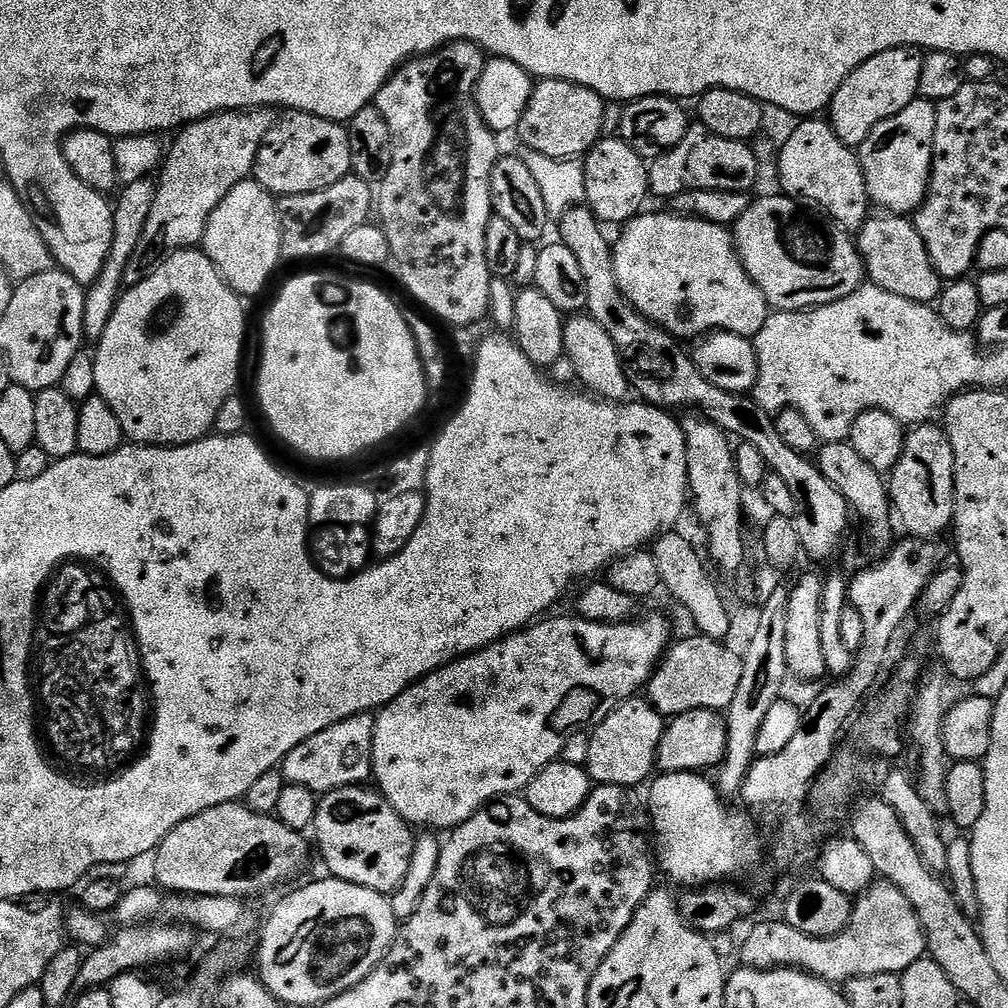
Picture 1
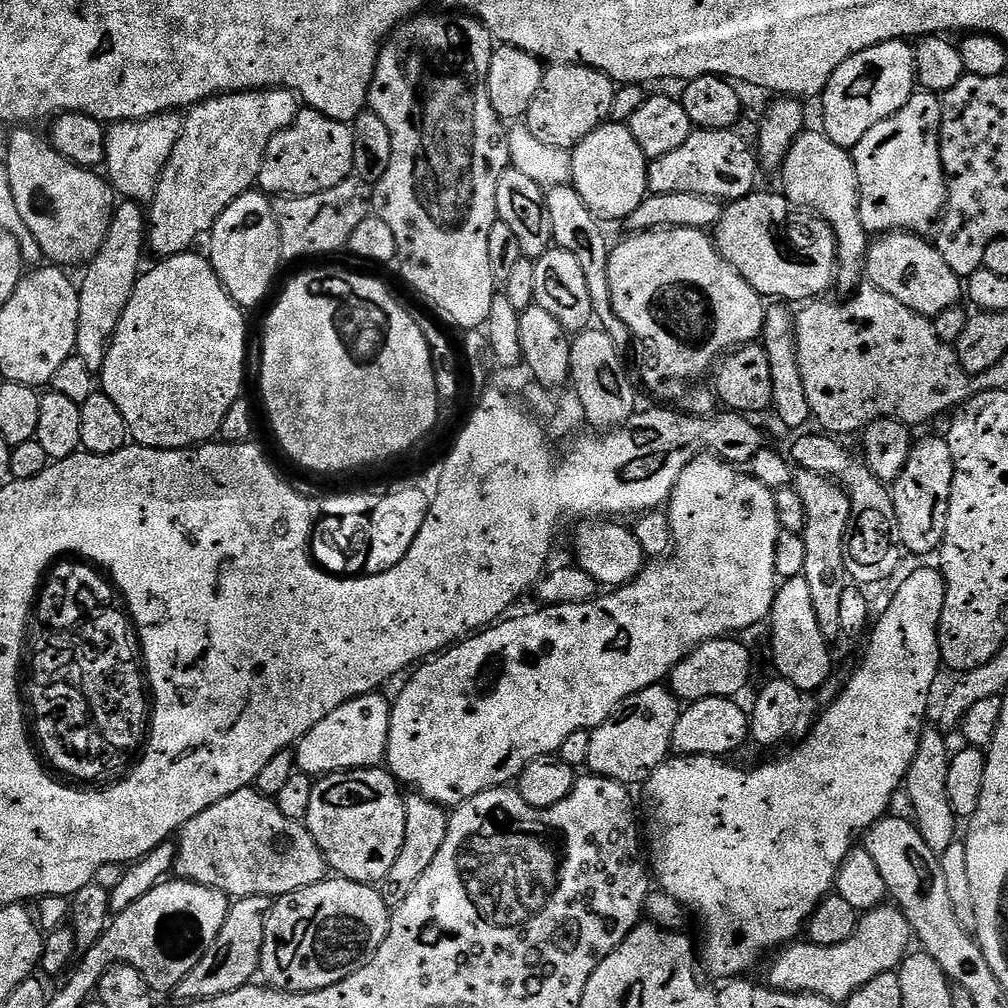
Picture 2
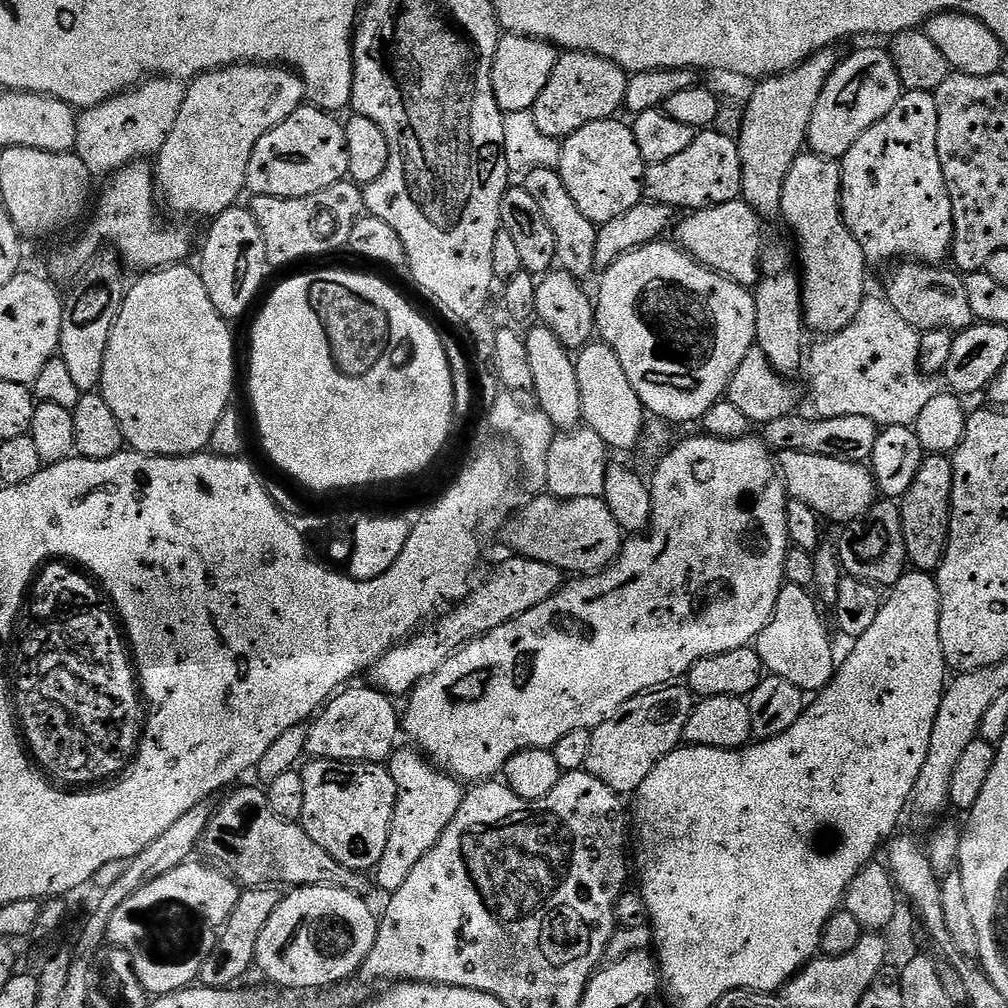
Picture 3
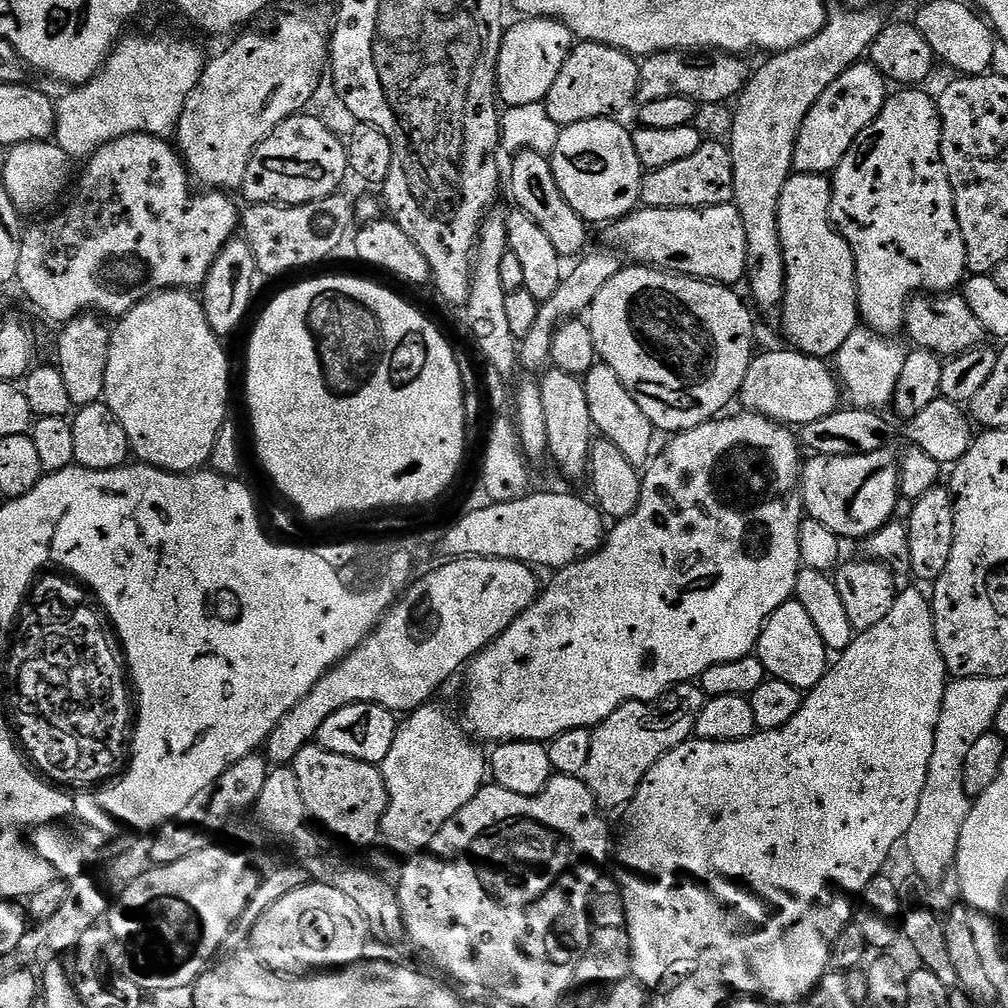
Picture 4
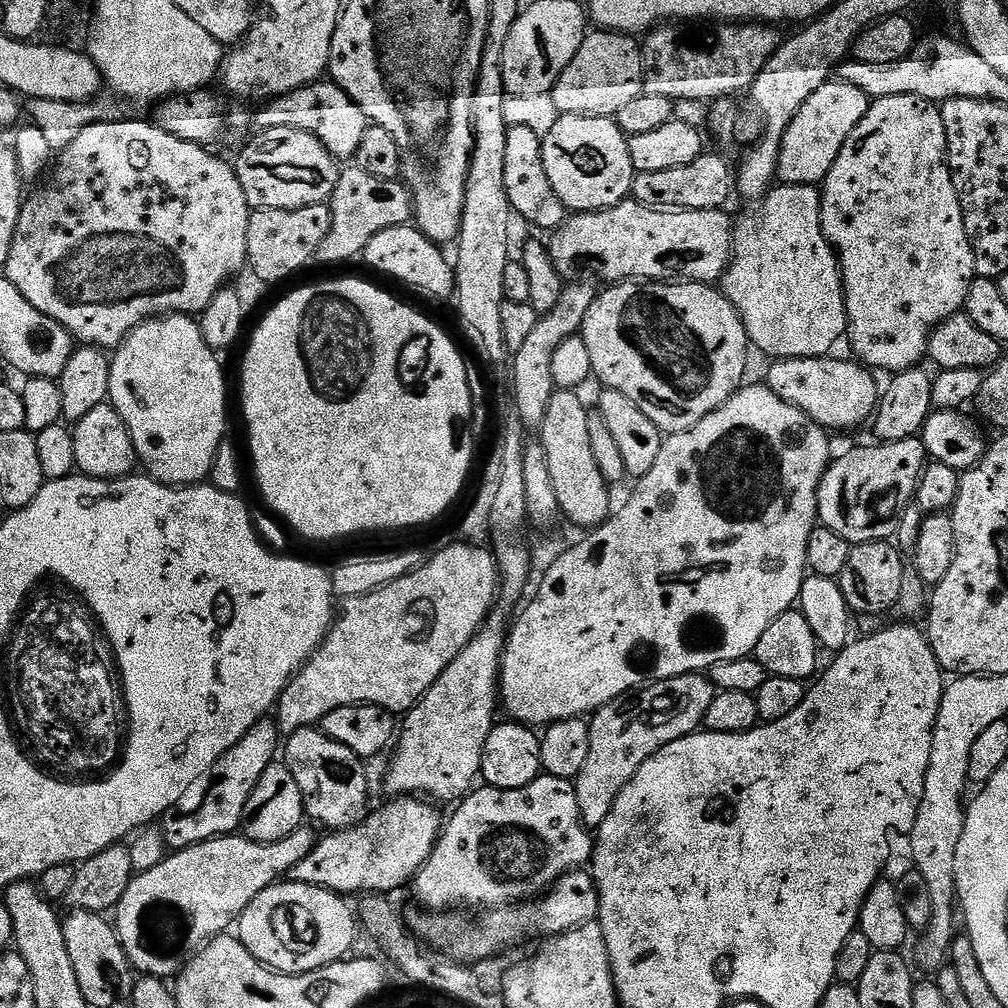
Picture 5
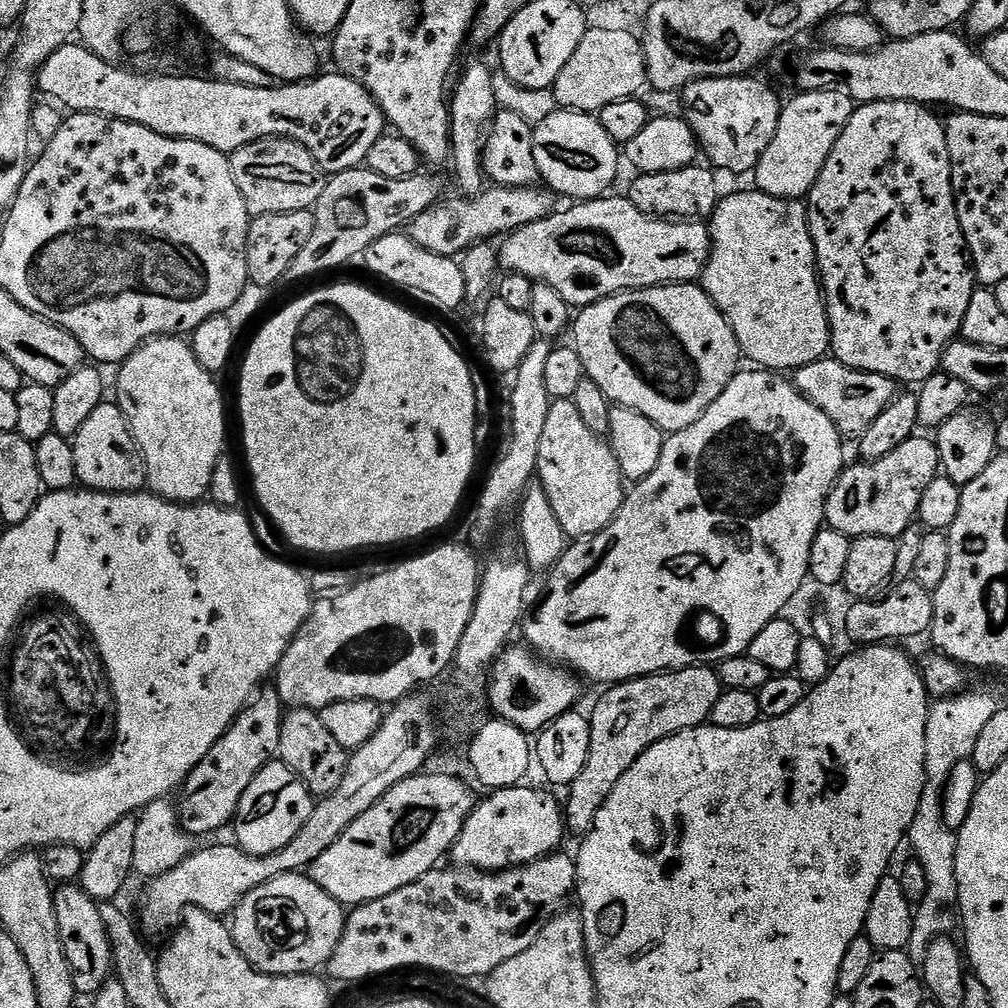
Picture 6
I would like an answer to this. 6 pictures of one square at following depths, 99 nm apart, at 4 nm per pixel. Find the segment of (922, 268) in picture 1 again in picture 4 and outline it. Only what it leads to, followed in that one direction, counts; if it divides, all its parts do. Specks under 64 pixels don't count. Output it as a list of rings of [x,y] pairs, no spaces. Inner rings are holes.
[[[917,294],[904,310],[903,331],[908,332],[917,348],[924,348],[941,358],[961,356],[985,343],[986,333],[978,318],[966,306],[960,294]]]

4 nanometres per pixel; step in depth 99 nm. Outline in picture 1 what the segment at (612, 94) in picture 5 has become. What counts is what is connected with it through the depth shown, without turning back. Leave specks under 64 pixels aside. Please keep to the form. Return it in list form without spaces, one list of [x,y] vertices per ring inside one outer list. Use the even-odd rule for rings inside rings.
[[[540,80],[520,119],[518,137],[529,152],[546,154],[546,158],[574,160],[587,156],[589,150],[605,135],[606,101],[594,90],[565,80]]]

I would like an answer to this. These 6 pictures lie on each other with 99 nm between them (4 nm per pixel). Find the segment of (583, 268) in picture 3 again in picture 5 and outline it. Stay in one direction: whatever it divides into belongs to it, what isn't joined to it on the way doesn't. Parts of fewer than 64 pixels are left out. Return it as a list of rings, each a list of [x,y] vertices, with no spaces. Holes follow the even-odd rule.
[[[526,126],[509,128],[506,134],[506,194],[513,213],[519,219],[521,216],[522,219],[529,220],[536,228],[555,230],[564,223],[566,209],[558,194],[554,194],[554,186],[550,186],[550,178],[546,178],[541,143],[542,137],[534,134],[534,130],[526,130]]]

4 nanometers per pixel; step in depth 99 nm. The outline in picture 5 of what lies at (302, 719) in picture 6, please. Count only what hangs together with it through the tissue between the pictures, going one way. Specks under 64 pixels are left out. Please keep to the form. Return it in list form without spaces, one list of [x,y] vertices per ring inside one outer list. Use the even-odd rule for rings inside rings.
[[[313,726],[291,733],[283,741],[282,762],[294,774],[298,790],[302,790],[304,811],[313,825],[328,828],[324,830],[343,830],[364,821],[370,808],[368,776],[364,773],[365,761],[354,750],[342,746],[342,742],[334,742],[323,730]]]

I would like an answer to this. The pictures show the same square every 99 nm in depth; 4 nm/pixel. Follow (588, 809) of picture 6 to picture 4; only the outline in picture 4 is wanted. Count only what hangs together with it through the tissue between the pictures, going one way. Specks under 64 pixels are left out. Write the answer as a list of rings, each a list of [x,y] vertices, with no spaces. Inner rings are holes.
[[[695,683],[677,684],[675,688],[664,693],[656,700],[632,700],[623,704],[610,718],[591,729],[592,741],[590,742],[590,759],[586,761],[586,770],[582,779],[595,798],[601,809],[623,809],[632,801],[638,786],[652,769],[652,765],[659,762],[670,750],[678,745],[685,744],[696,730],[696,713],[704,709],[705,695]]]

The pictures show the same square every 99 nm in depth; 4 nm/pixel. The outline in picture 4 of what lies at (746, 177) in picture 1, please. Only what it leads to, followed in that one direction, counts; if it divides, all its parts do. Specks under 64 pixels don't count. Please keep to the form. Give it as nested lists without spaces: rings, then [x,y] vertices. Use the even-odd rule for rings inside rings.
[[[701,143],[690,158],[682,158],[682,162],[673,162],[671,166],[662,166],[658,170],[648,172],[640,182],[640,204],[646,208],[713,208],[733,203],[734,166],[731,151],[723,143]]]

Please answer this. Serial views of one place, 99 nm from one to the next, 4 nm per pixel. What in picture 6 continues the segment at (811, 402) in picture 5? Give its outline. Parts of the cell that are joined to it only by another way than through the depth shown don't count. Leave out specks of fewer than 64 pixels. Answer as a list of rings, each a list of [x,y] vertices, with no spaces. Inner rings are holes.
[[[835,358],[816,360],[812,364],[795,369],[794,383],[796,389],[811,404],[818,406],[818,410],[822,410],[822,414],[826,414],[826,418],[834,422],[834,426],[844,438],[859,438],[872,425],[874,418],[878,418],[878,414],[882,414],[882,410],[886,410],[888,403],[898,395],[897,381],[882,374],[847,368],[841,360]]]

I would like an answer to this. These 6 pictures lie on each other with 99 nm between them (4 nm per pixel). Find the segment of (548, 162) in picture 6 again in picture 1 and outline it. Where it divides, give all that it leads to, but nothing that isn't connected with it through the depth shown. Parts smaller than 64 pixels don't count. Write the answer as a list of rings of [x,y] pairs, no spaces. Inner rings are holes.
[[[601,138],[587,156],[583,157],[586,174],[586,204],[605,225],[623,225],[645,207],[644,199],[649,199],[649,165],[628,143],[619,138]]]

